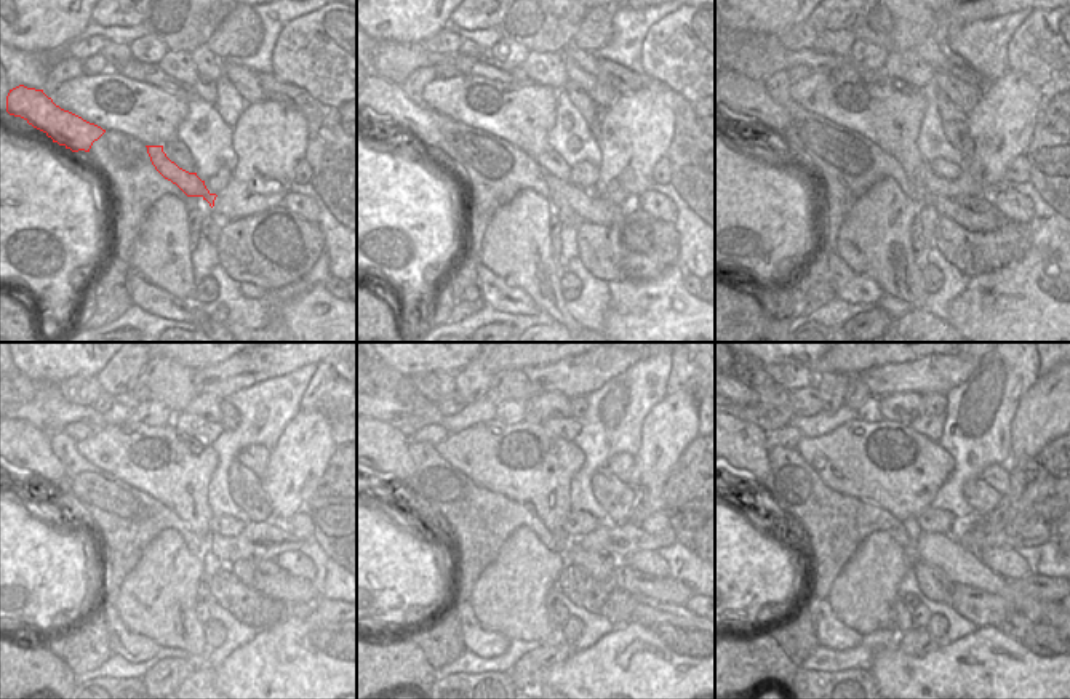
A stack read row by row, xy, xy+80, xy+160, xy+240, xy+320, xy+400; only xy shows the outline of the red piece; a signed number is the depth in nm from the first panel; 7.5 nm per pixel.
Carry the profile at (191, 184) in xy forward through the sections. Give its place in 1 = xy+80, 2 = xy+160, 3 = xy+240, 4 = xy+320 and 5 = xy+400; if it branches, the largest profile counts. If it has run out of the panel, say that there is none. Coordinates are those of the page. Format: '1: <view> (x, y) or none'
1: xy+80 (573, 205)
2: xy+160 (974, 213)
3: xy+240 (263, 575)
4: xy+320 (626, 578)
5: xy+400 (1040, 587)

